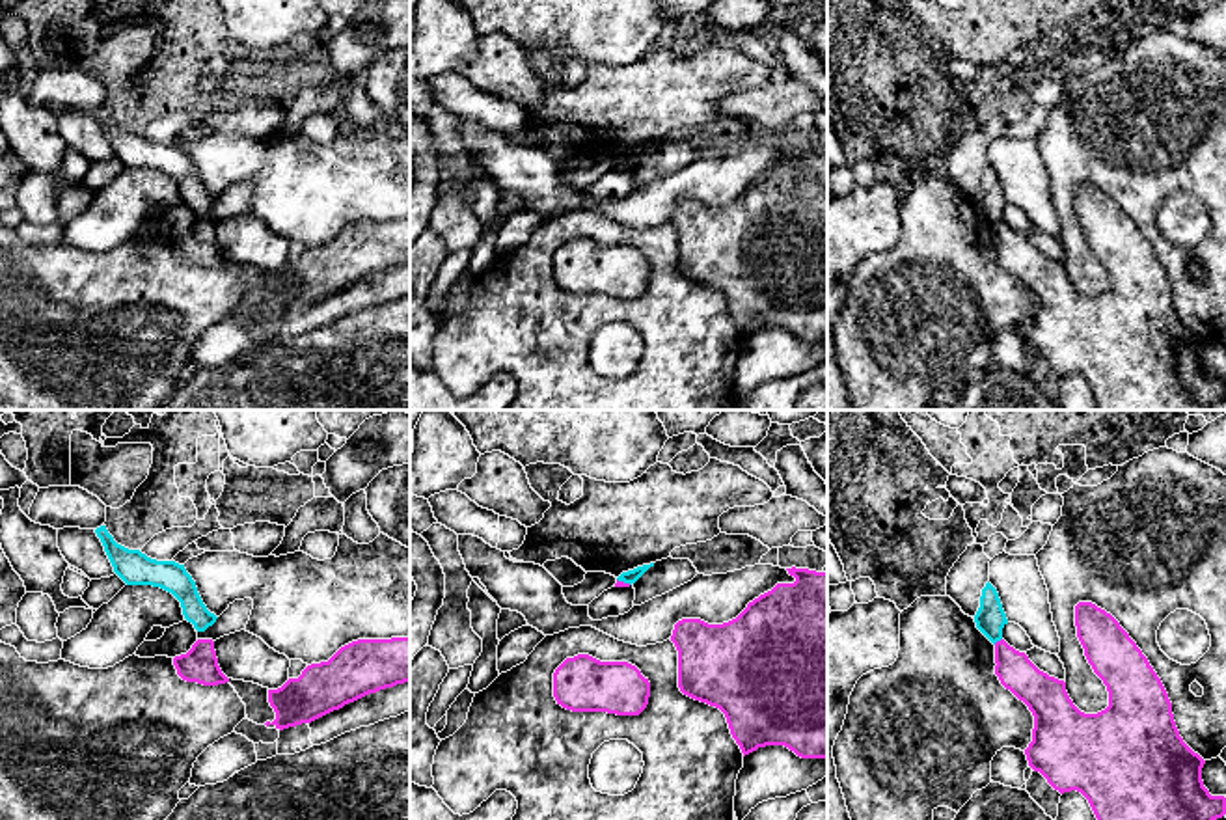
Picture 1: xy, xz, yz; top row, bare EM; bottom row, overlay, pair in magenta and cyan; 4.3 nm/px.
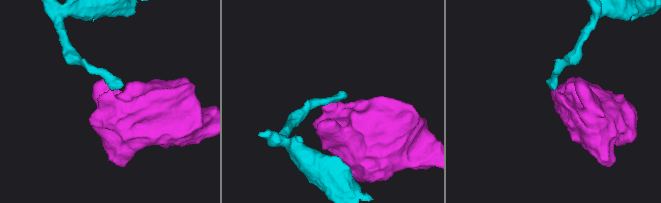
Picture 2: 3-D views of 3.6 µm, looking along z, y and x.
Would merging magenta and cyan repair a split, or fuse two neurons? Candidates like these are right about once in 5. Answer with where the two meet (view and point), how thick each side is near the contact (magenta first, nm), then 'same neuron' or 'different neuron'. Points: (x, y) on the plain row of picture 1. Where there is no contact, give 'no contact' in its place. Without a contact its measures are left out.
yz (997, 224) | 160/130 nm | different neuron

